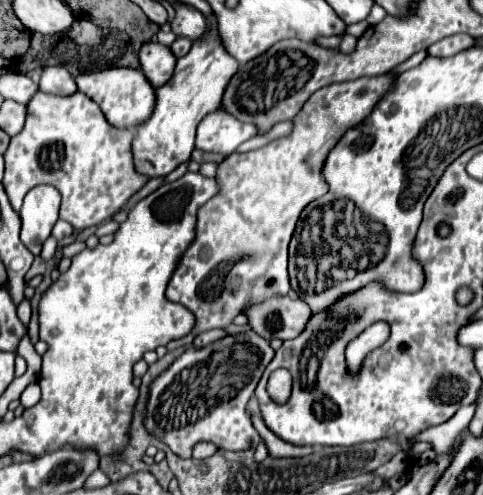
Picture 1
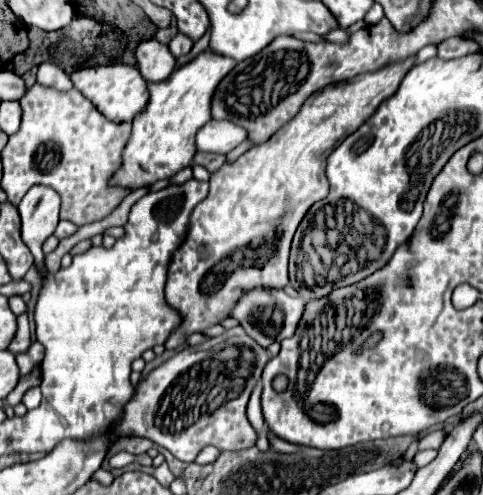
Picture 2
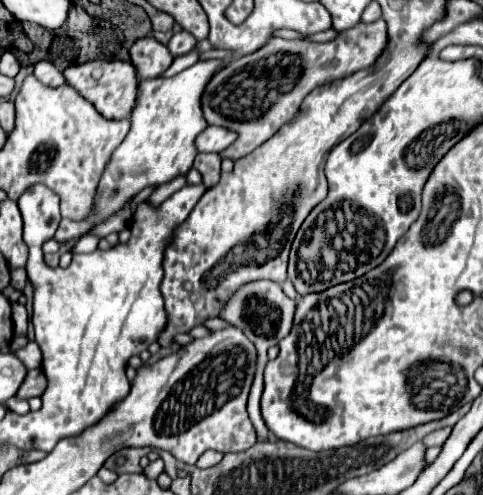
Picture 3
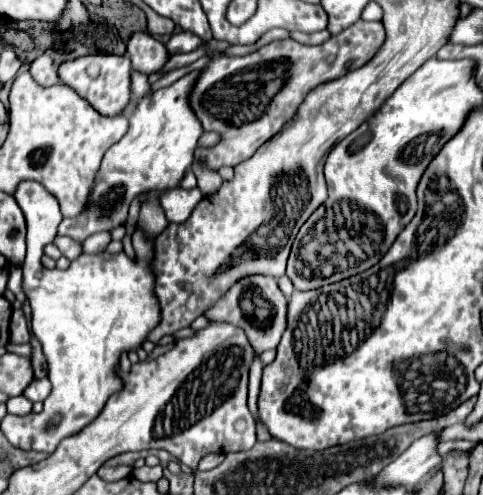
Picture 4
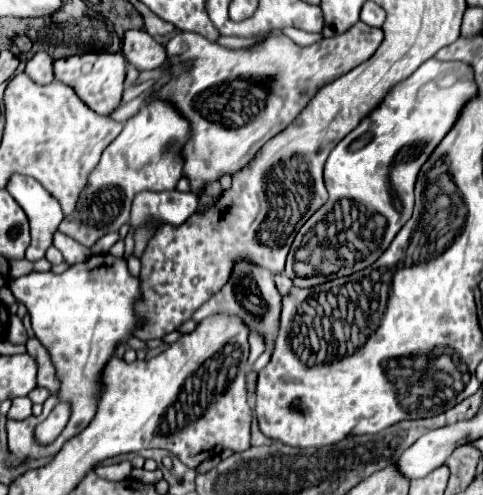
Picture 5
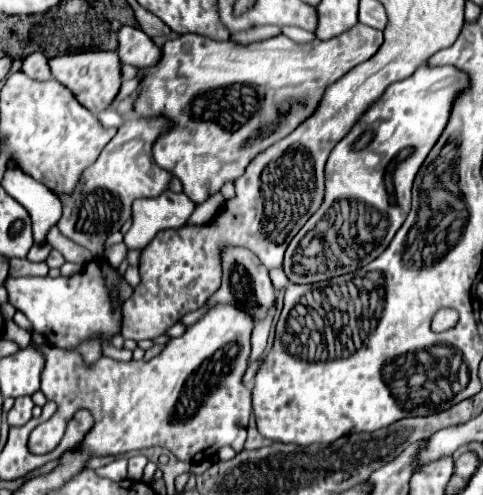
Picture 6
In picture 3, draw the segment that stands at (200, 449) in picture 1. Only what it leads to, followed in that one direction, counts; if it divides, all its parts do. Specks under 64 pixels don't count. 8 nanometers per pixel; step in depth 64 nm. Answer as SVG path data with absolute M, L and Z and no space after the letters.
M206 450L200 458L198 458L198 462L196 462L196 466L198 468L210 468L210 466L214 466L214 464L218 464L220 460L222 460L222 452L216 452L216 450Z

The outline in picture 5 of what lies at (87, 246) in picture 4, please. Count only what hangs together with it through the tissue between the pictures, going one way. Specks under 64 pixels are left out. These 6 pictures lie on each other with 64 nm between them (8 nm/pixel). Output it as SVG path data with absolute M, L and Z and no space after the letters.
M111 232L101 237L91 251L93 254L107 254L110 248L120 239L118 232Z

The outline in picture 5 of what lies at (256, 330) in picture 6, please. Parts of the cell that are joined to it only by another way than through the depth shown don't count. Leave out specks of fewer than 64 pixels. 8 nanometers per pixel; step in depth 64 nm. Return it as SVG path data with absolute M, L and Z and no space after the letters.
M250 332L248 341L250 345L248 363L252 365L265 351L265 344L263 338L256 332Z

